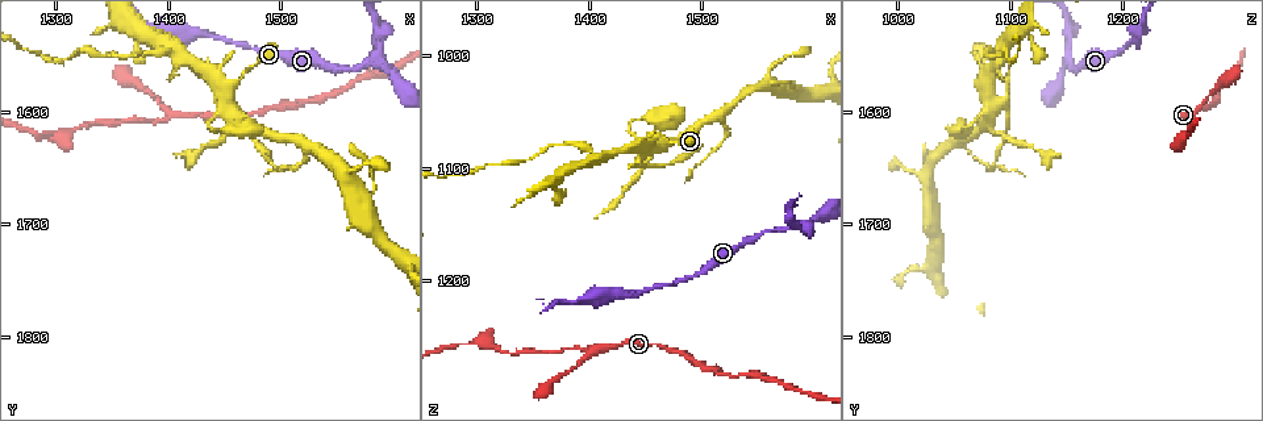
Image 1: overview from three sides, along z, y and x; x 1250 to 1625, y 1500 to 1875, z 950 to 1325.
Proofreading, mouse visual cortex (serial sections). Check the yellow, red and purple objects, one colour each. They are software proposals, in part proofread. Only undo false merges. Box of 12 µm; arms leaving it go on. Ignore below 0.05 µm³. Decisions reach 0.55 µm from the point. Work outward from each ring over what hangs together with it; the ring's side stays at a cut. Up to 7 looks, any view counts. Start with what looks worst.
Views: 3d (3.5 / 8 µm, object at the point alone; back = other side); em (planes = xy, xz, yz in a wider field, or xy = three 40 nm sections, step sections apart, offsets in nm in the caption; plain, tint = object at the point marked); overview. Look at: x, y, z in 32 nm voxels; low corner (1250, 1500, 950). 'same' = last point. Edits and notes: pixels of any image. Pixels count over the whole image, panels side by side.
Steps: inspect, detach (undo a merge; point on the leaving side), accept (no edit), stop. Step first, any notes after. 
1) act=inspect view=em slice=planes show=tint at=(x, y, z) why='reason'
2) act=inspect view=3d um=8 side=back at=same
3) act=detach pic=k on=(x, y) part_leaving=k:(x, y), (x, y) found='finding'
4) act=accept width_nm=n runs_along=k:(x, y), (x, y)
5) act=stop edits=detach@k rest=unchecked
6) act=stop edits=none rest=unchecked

act=inspect view=em slice=xy step=1 show=tint at=(1410, 1550, 1092) why='calibre changes'

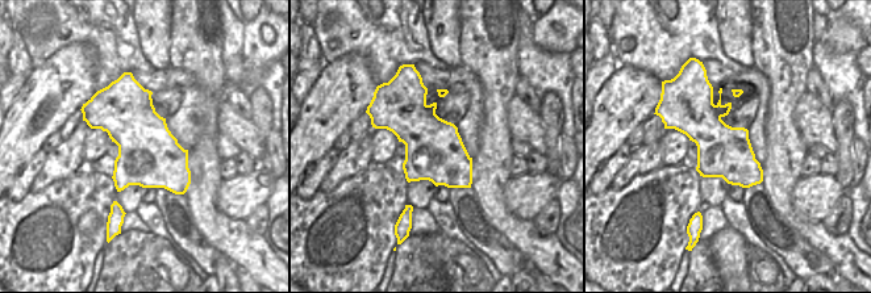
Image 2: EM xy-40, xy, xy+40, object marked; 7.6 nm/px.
act=inspect view=3d um=3.5 at=same

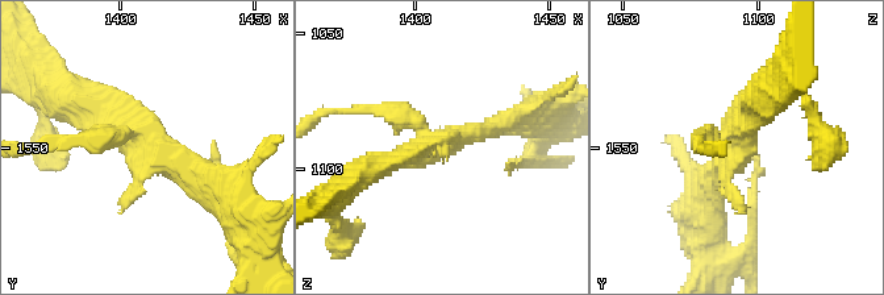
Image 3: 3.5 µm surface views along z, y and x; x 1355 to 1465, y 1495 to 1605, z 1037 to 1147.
act=detach pic=3 on=(90, 145) part_leaving=3:(421, 129), (388, 109), (332, 109) found='a second cell is stuck on'

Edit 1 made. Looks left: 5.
act=inspect view=3d um=3.5 at=(1576, 1556, 1152) why='arms part here'

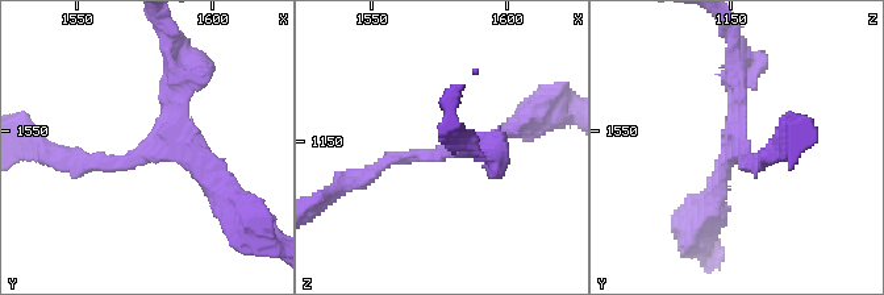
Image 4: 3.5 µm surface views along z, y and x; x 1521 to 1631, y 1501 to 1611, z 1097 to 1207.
act=inspect view=em slice=xy step=2 show=tint at=(1576, 1558, 1153) why='need the tissue'

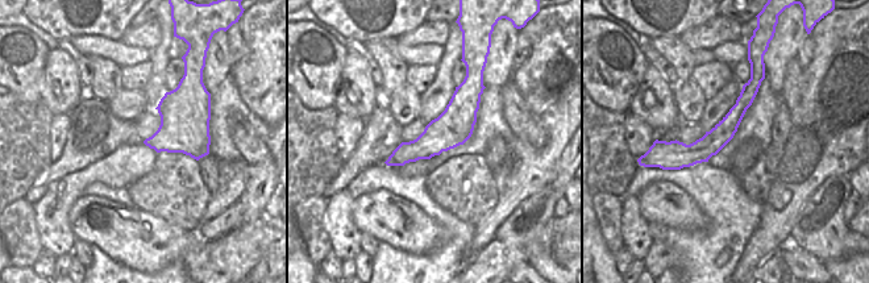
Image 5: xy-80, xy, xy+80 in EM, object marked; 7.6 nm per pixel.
act=accept arm_widths_nm=150,150,150 runs_along=5:(759, 78), (703, 149), (661, 144) found='one cell here'

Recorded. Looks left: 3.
act=inspect view=3d um=3.5 at=(1406, 1602, 1264) why='three-way junction'

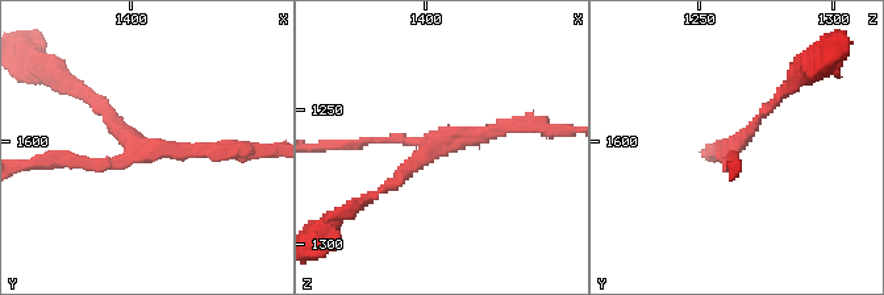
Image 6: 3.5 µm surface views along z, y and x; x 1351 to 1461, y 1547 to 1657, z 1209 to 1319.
act=inspect view=em slice=xy step=2 show=tint at=(1404, 1602, 1261) arms=3 arm_widths_nm=100,150,150

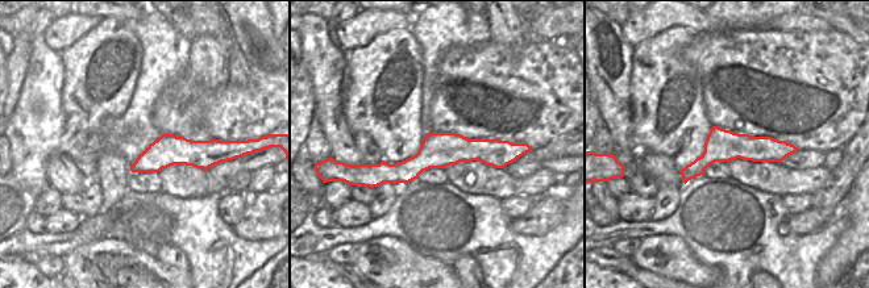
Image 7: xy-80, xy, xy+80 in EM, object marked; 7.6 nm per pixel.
act=inspect view=em slice=xy step=5 show=tint at=same why='cut it another way'

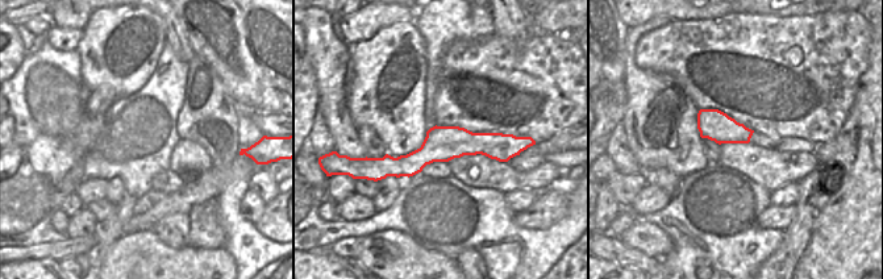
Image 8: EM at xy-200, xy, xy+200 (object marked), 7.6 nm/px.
act=accept runs_along=8:(509, 152), (375, 161) found='continuous, no second cell'

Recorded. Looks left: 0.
act=stop edits=detach@3 rest=unchecked

